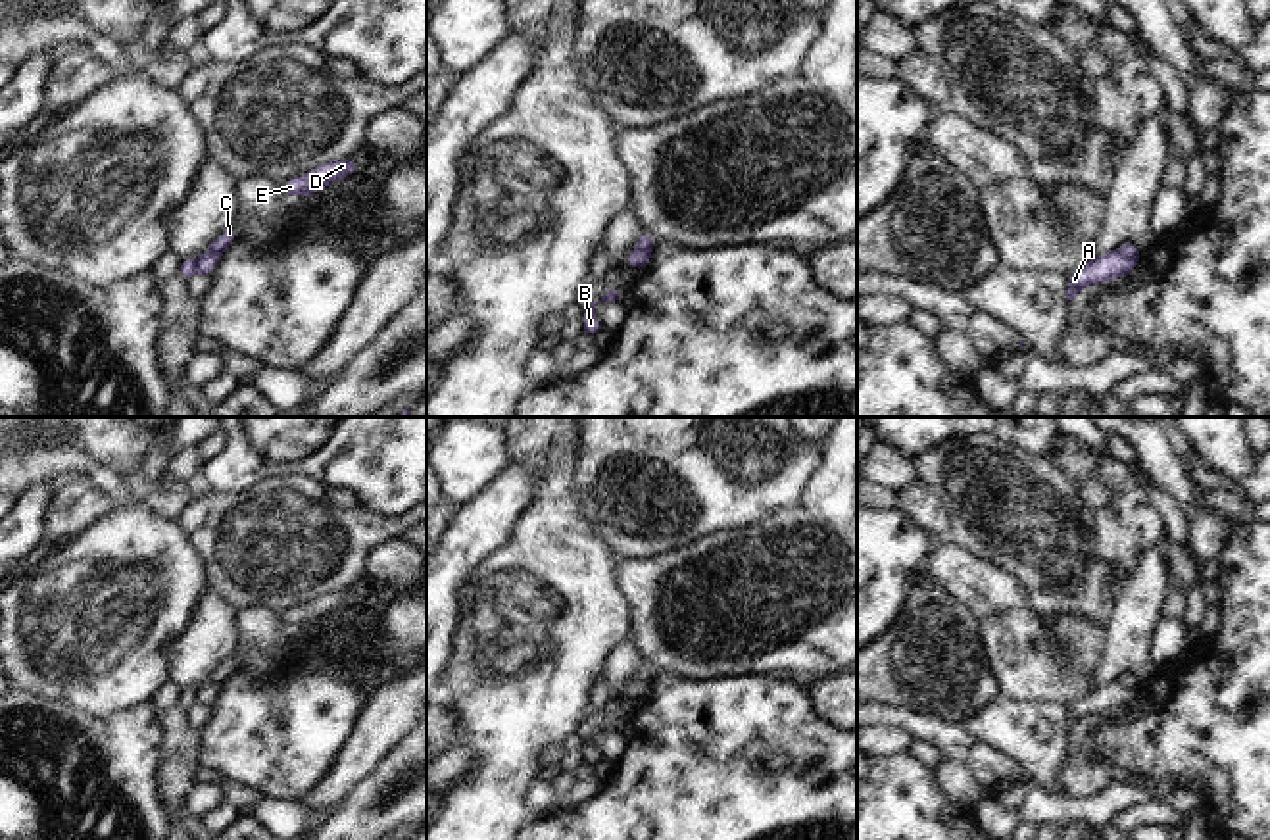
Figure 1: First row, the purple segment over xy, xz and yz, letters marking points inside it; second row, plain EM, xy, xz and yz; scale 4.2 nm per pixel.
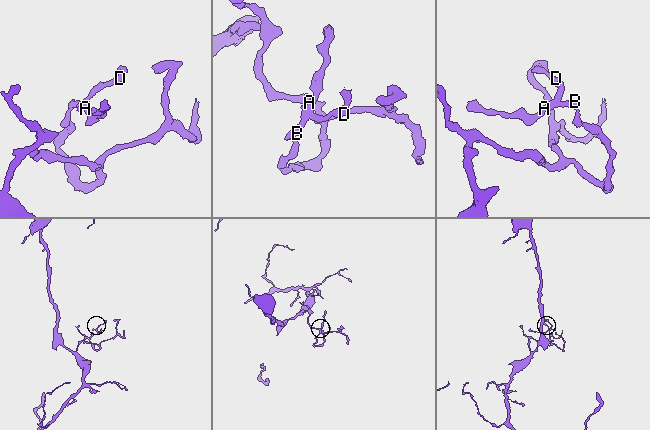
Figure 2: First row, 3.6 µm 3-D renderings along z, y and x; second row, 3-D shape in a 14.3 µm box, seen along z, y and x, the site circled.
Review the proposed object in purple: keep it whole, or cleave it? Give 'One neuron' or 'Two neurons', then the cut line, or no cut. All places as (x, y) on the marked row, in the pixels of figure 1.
Two neurons. Split along yz (1119, 250), (1128, 258), (1140, 256)

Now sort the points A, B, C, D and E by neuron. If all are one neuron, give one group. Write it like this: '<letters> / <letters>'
A B / C D E

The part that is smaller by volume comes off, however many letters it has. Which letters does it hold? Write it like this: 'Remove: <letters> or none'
Remove: C, D, E

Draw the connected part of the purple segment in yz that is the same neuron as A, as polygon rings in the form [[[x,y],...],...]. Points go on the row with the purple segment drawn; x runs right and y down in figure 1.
[[[1120,250],[1095,256],[1087,265],[1068,275],[1068,300],[1072,302],[1084,288],[1130,275],[1139,261],[1141,256],[1128,259]]]

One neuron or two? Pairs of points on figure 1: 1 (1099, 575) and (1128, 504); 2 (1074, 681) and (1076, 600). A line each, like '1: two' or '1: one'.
1: two
2: two

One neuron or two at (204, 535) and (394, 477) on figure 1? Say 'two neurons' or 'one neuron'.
one neuron

